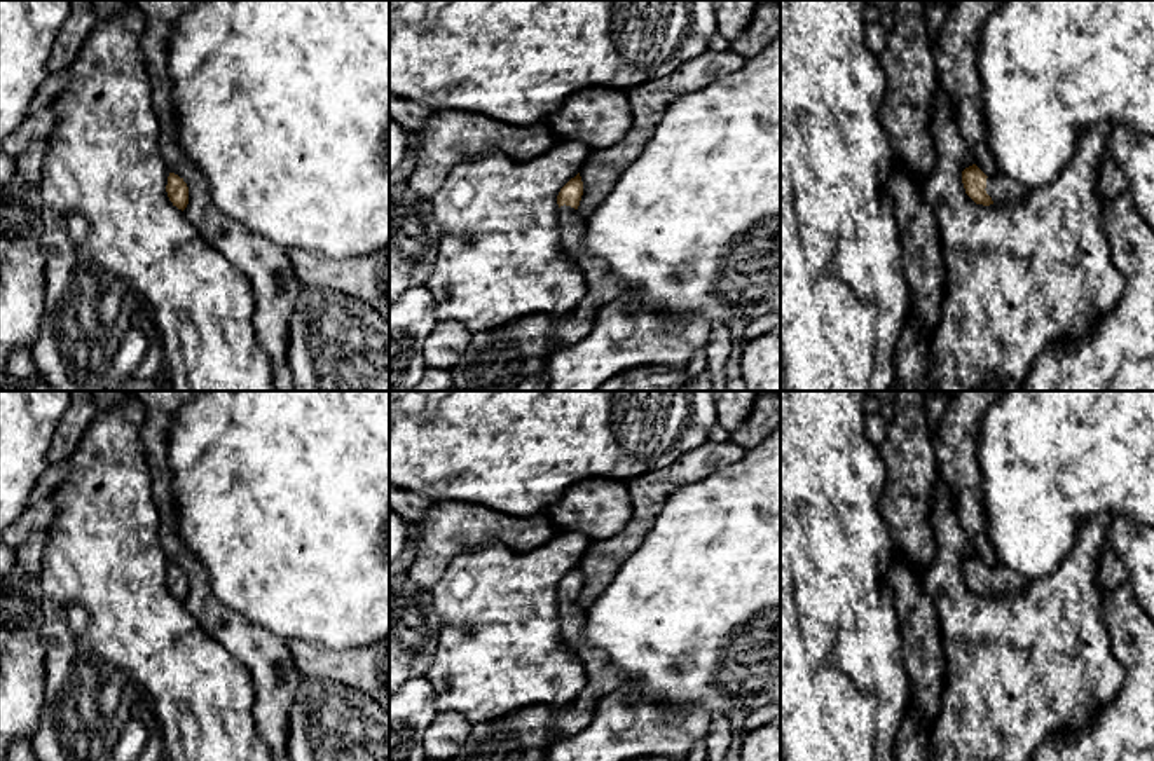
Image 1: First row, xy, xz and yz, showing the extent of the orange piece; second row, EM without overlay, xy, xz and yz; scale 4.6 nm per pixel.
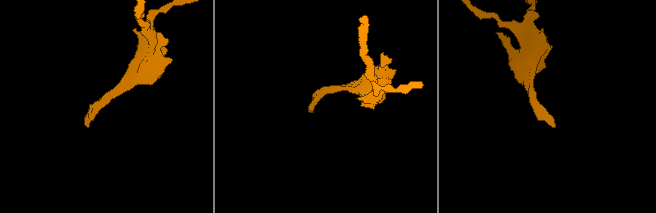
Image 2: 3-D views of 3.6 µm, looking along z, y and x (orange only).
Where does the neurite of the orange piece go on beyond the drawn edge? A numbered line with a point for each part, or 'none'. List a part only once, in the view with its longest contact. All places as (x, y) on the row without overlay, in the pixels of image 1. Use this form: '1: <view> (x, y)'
1: yz (1002, 580)

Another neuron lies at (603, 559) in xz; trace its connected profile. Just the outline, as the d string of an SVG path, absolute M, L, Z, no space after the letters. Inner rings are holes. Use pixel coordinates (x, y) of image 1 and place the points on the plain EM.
M705 442L681 456L672 466L627 480L632 499L632 518L611 538L590 541L580 562L583 586L576 600L578 606L583 609L590 607L608 588L618 569L639 548L667 499L677 489L700 482L718 470L735 464L744 457L745 450L747 449L733 442Z

